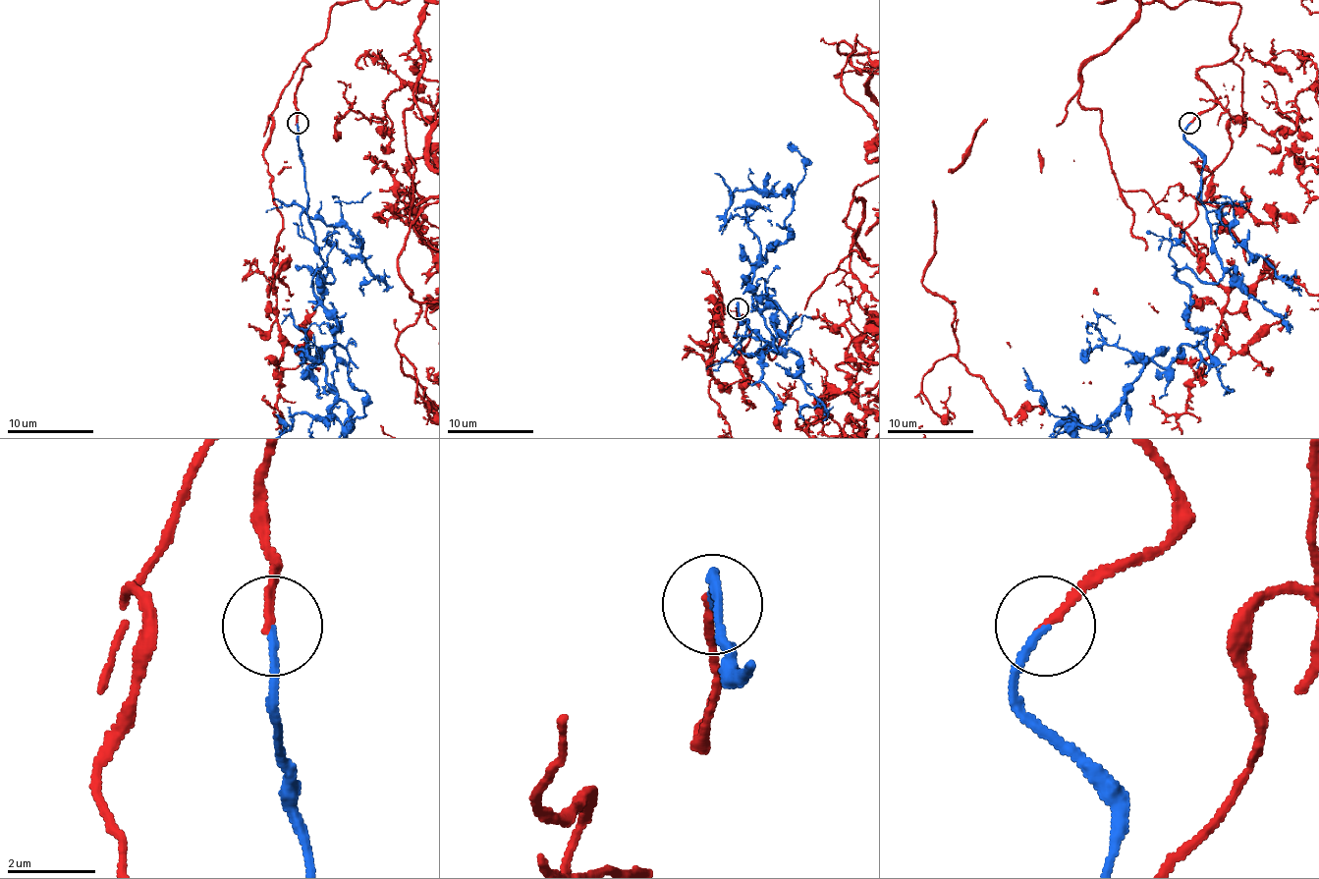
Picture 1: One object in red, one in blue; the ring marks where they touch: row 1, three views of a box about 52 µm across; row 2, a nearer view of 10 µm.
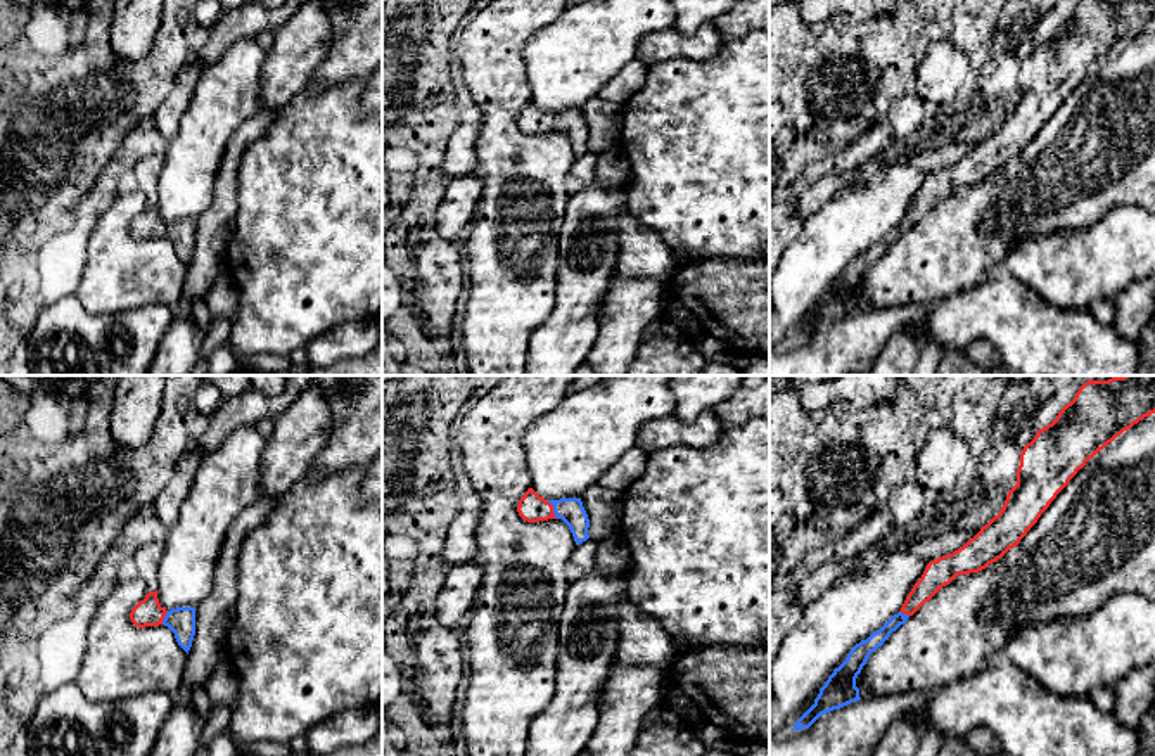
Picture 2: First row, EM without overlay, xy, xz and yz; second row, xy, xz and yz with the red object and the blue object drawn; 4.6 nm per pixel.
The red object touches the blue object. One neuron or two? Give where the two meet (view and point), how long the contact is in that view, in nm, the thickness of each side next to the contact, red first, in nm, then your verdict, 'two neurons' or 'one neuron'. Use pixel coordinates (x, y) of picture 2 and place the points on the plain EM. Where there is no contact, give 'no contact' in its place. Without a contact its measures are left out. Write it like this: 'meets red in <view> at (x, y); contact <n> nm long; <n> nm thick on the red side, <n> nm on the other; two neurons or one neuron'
meets red in xz at (552, 121); contact 110 nm long; 130 nm thick on the red side, 120 nm on the other; one neuron

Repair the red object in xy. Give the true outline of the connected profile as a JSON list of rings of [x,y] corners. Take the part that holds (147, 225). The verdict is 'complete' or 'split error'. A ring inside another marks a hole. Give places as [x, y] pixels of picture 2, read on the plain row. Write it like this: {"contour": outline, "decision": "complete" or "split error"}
{"contour": [[[157,202],[149,204],[130,225],[130,232],[135,239],[168,239],[178,254],[178,258],[188,266],[195,247],[195,220],[176,220],[166,223],[157,211]]], "decision": "split error"}

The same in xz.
{"contour": [[[529,100],[519,112],[517,125],[527,135],[562,131],[569,138],[576,157],[590,151],[590,131],[581,111],[545,112]]], "decision": "split error"}

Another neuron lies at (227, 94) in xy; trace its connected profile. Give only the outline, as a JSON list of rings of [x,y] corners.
[[[242,38],[202,69],[159,173],[157,211],[166,223],[197,220],[211,208],[214,178],[232,135],[263,112],[265,57],[254,38]]]

